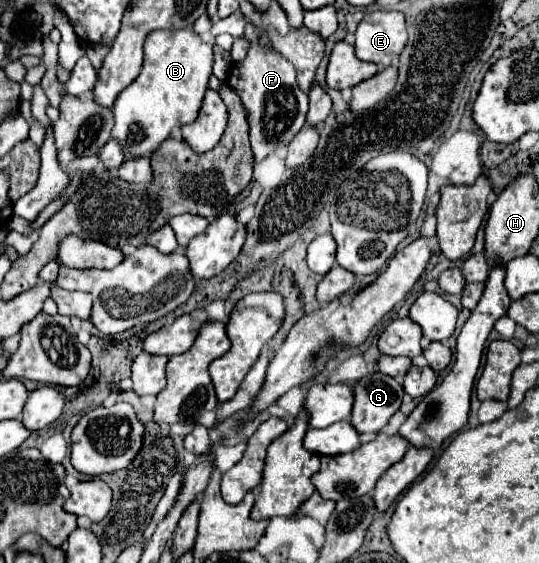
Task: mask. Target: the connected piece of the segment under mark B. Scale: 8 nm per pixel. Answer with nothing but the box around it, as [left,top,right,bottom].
[111,30,213,160]

